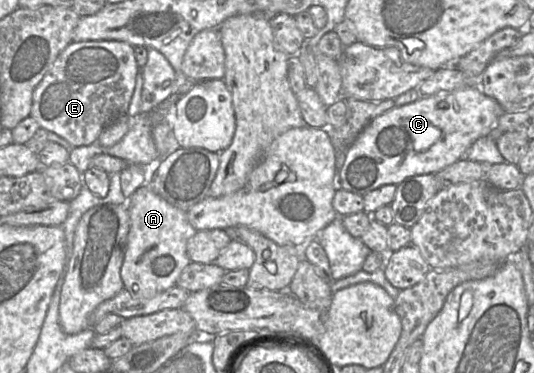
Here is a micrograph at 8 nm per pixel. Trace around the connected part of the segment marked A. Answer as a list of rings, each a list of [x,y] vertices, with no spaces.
[[[147,184],[128,199],[130,228],[120,275],[124,288],[134,297],[152,298],[172,288],[183,269],[191,262],[186,251],[188,240],[197,230],[189,223],[187,211],[168,203]]]

